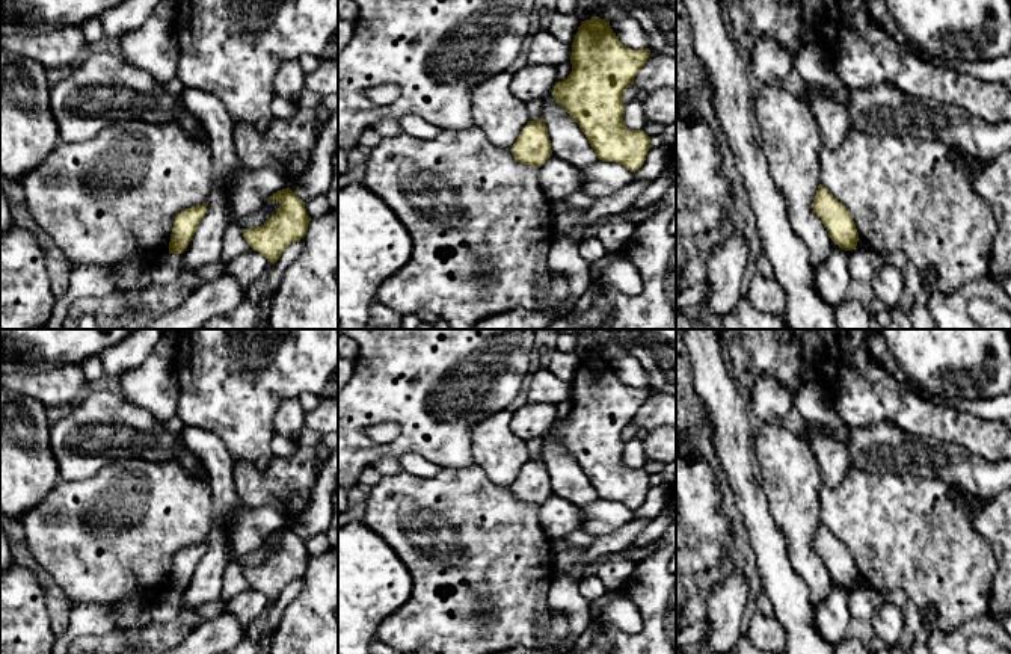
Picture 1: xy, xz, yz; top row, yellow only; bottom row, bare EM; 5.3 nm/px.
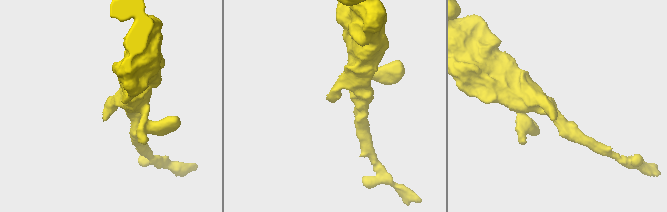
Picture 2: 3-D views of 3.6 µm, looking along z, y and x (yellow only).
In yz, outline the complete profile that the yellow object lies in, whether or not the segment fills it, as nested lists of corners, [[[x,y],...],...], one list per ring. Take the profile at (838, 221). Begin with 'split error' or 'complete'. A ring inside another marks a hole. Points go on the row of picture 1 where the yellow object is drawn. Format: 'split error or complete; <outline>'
complete; [[[822,184],[818,186],[812,208],[822,221],[831,242],[845,251],[853,251],[859,242],[851,213]]]

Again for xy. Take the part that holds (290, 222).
complete; [[[290,187],[278,190],[266,201],[269,199],[279,201],[278,211],[264,225],[243,230],[243,237],[254,251],[275,264],[293,242],[305,237],[311,217],[305,202]]]

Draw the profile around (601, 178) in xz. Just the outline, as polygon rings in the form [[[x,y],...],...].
[[[598,160],[581,169],[581,192],[596,199],[611,196],[632,183],[634,172],[616,162]]]

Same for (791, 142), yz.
[[[788,85],[764,86],[753,100],[751,112],[761,128],[761,148],[770,175],[786,204],[792,231],[807,245],[816,269],[828,258],[833,243],[812,208],[821,184],[822,142],[816,119],[803,97],[792,95]]]

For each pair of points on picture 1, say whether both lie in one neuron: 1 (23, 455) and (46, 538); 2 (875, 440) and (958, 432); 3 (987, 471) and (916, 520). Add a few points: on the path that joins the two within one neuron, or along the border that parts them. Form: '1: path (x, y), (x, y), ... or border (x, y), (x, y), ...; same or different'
1: border (61, 481), (20, 518); different
2: border (888, 422), (921, 435); different
3: border (916, 476), (945, 481), (951, 485); different

